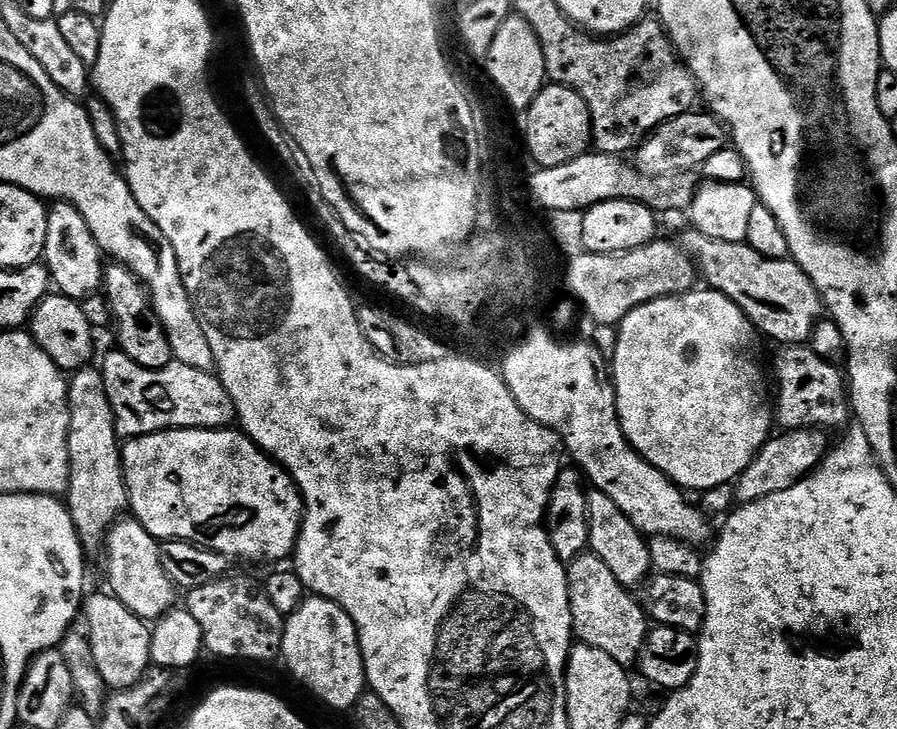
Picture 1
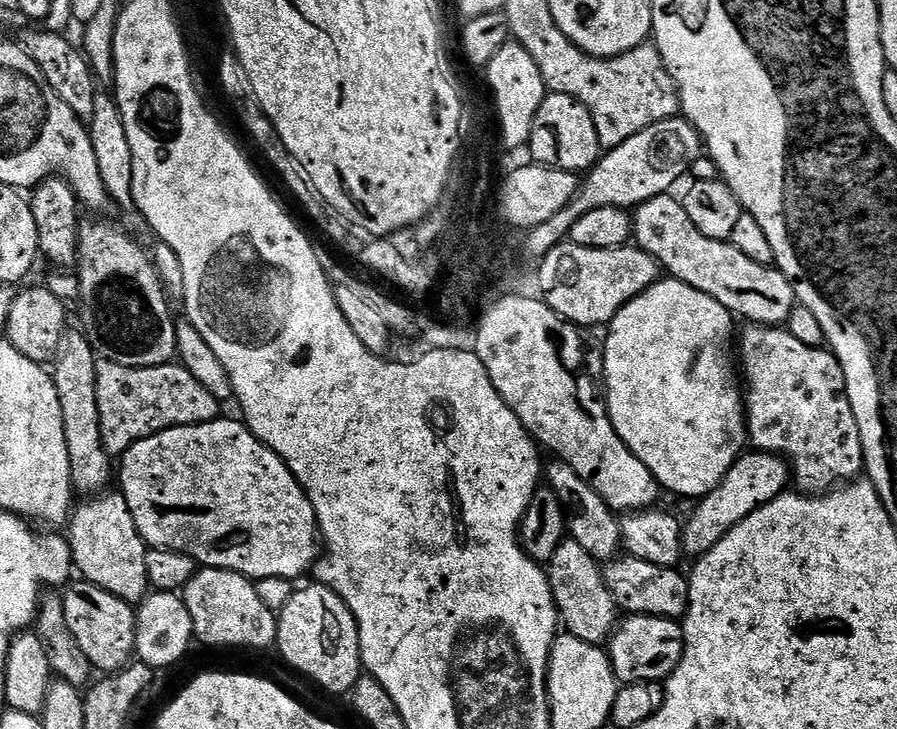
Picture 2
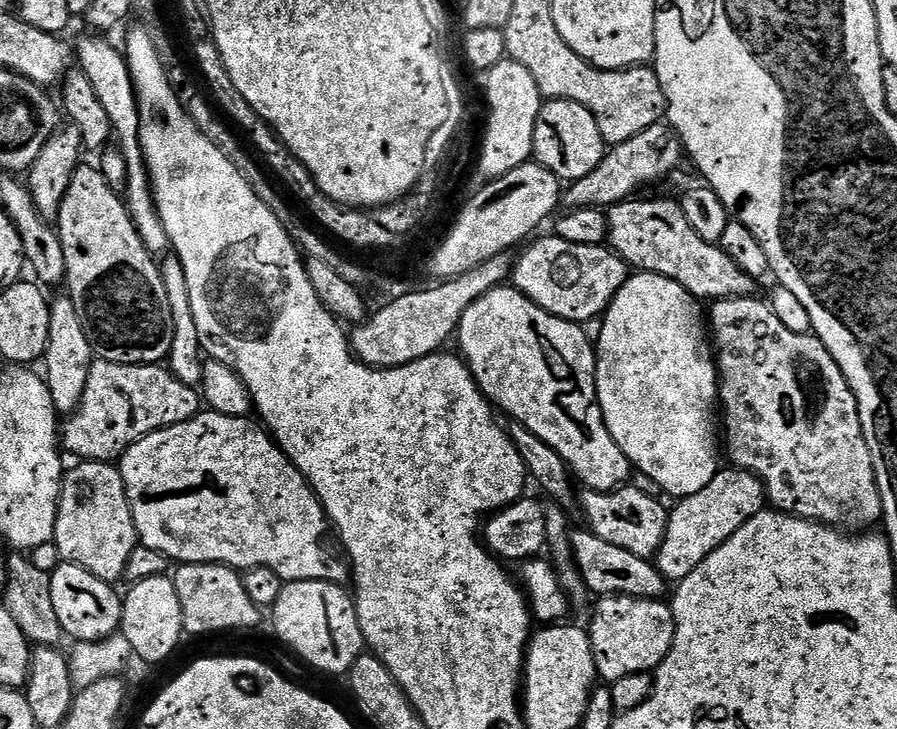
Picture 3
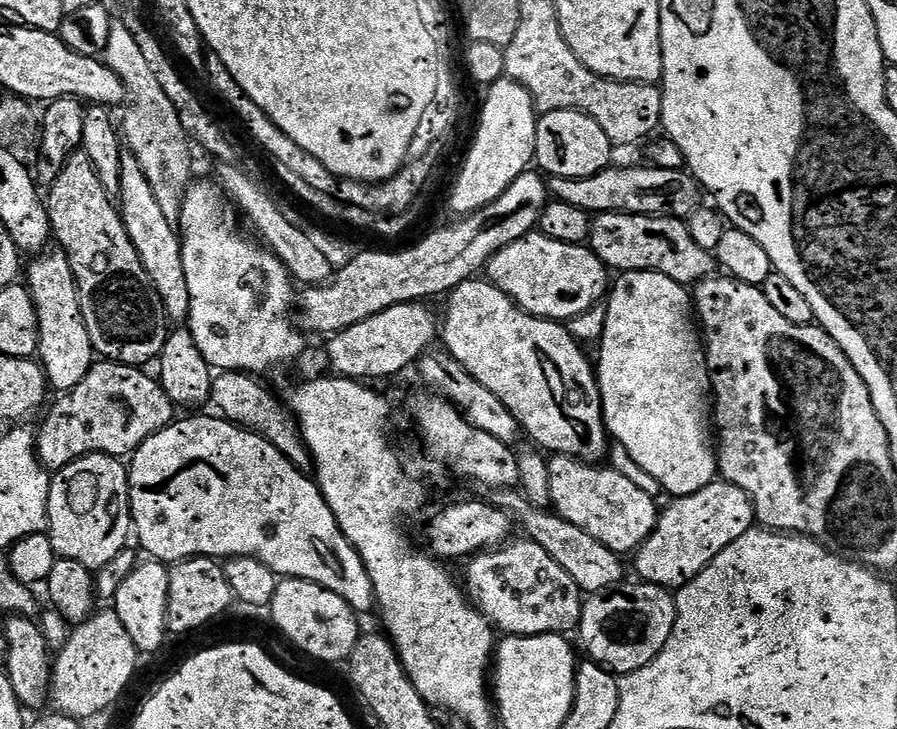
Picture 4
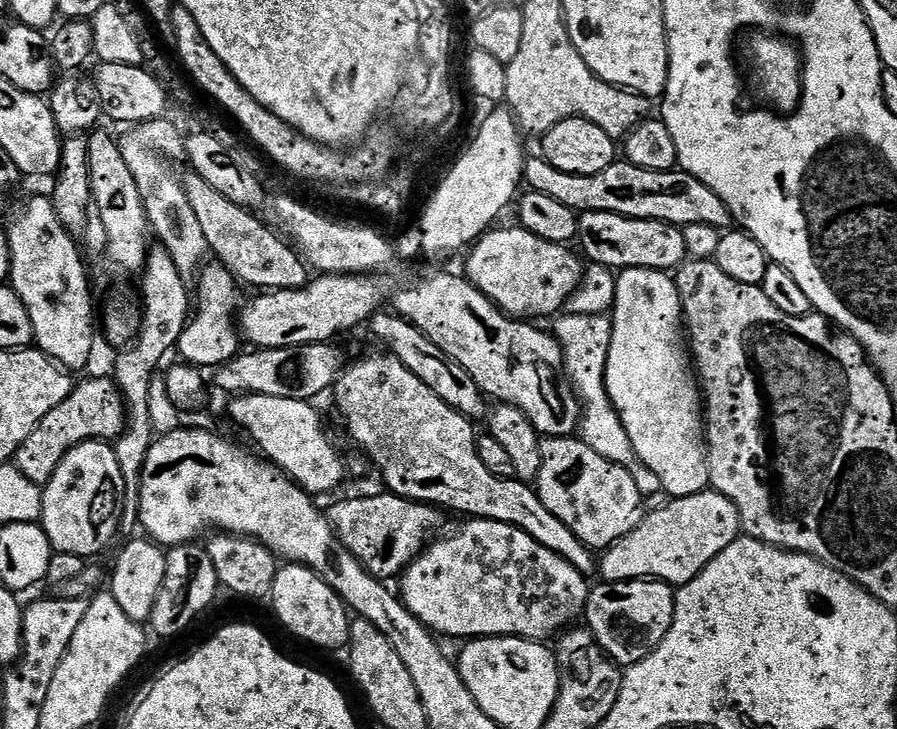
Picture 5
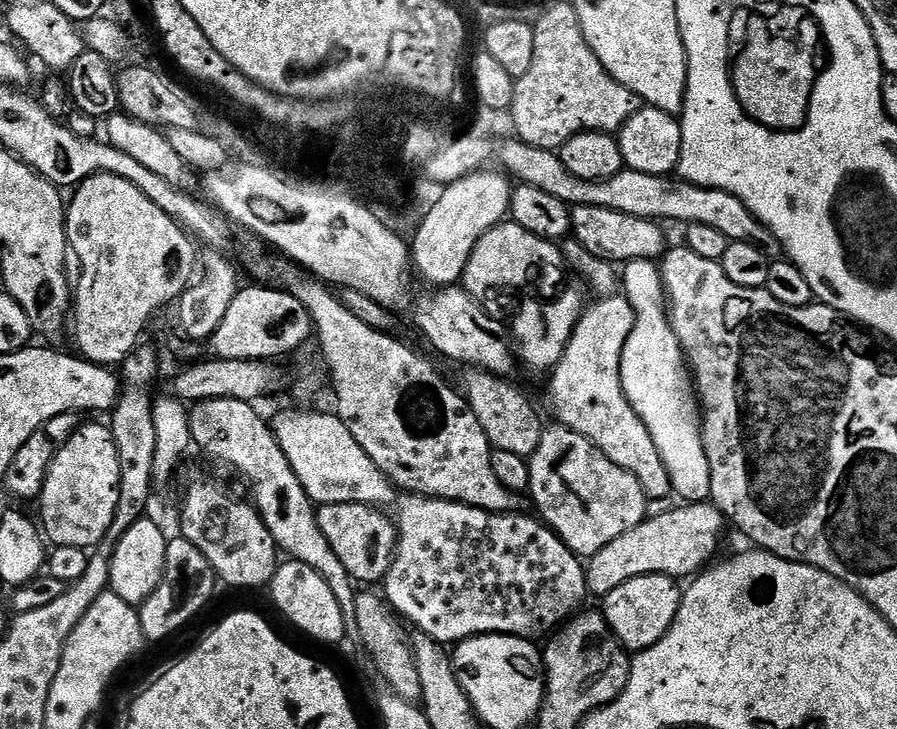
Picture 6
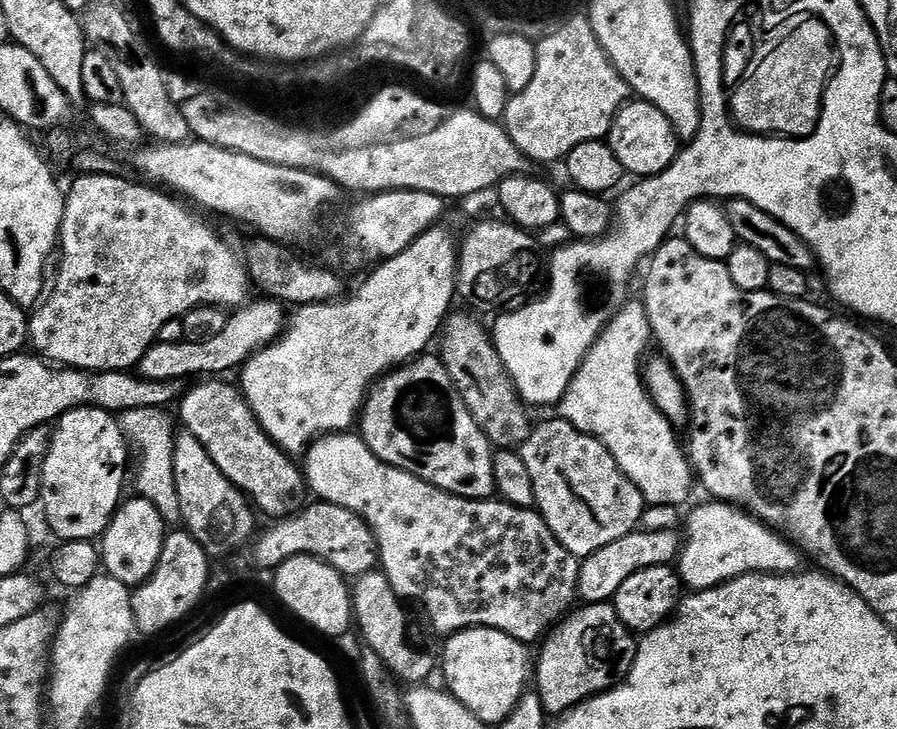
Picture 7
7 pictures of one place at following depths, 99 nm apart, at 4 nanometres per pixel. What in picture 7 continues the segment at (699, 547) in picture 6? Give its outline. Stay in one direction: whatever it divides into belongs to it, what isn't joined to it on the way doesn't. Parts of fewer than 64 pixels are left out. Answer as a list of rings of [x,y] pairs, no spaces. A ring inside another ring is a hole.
[[[637,530],[618,538],[618,542],[610,542],[610,546],[602,546],[594,554],[580,560],[580,577],[578,578],[578,596],[584,604],[603,604],[615,597],[618,586],[626,582],[638,570],[646,570],[650,566],[671,565],[678,556],[678,536],[675,531],[645,532]]]

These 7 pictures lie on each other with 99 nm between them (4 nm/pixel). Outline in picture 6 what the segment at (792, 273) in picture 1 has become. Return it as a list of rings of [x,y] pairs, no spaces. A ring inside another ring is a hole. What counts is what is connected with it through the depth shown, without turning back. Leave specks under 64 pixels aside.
[[[598,206],[573,207],[571,235],[578,243],[602,260],[627,262],[629,260],[659,261],[666,251],[664,232],[655,220],[639,220],[637,216],[606,210]]]

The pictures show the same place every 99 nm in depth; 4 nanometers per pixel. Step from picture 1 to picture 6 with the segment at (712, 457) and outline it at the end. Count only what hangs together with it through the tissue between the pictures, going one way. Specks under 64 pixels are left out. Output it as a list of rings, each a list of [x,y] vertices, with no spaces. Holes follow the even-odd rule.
[[[629,260],[622,268],[622,295],[630,302],[630,306],[636,315],[634,322],[634,330],[630,330],[630,338],[626,338],[626,346],[622,350],[622,366],[620,367],[620,377],[622,378],[622,390],[626,394],[626,398],[630,402],[630,406],[634,410],[634,414],[638,414],[638,418],[642,420],[646,426],[646,430],[650,432],[650,438],[654,440],[654,446],[658,448],[658,454],[666,470],[670,474],[670,482],[672,483],[671,491],[677,496],[681,496],[681,501],[690,504],[703,504],[711,497],[710,490],[710,464],[706,462],[706,454],[704,453],[704,443],[702,442],[702,434],[700,433],[702,427],[702,413],[698,403],[698,397],[694,387],[693,377],[690,375],[690,369],[684,358],[684,351],[680,349],[678,338],[672,330],[672,324],[668,320],[668,309],[666,307],[666,297],[664,295],[664,283],[660,278],[660,269],[655,260]]]

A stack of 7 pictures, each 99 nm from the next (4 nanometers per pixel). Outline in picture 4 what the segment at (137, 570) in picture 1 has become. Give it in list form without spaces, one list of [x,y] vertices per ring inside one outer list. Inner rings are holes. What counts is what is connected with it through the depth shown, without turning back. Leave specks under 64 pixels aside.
[[[84,456],[81,460],[67,464],[52,476],[48,499],[48,526],[46,533],[52,540],[57,557],[73,560],[87,568],[98,570],[129,547],[134,532],[132,523],[132,495],[128,493],[128,468],[115,456]]]

